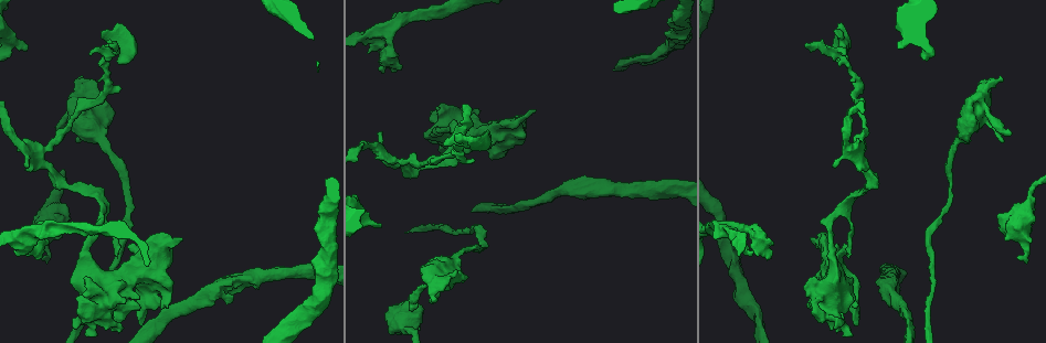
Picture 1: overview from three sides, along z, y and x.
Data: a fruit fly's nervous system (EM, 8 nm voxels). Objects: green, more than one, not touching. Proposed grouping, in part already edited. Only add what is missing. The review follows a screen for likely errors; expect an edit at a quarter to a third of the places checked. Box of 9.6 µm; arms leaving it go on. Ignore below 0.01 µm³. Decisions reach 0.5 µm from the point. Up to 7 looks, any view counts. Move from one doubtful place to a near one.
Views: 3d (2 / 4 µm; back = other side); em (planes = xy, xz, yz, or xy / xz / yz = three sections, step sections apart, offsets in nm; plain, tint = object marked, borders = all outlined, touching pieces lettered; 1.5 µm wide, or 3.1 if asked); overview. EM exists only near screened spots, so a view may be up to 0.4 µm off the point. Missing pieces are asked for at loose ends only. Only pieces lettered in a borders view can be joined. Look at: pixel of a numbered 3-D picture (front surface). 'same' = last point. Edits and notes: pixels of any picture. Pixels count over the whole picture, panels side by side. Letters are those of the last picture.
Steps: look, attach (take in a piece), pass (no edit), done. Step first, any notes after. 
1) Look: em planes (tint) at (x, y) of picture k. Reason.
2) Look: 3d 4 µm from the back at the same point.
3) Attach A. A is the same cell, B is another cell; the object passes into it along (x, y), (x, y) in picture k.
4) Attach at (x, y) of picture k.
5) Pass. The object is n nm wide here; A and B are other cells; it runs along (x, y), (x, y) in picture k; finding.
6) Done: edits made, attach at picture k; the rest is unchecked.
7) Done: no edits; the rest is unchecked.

Look: 3d 2 µm from the back at (378, 227) of picture 1. Branch stops here.

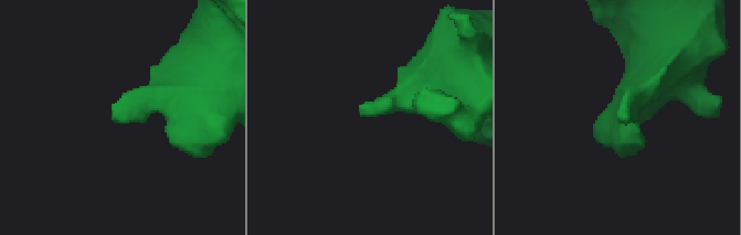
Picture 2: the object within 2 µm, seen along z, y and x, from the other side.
Look: em planes (tint) at (623, 121) of picture 2.

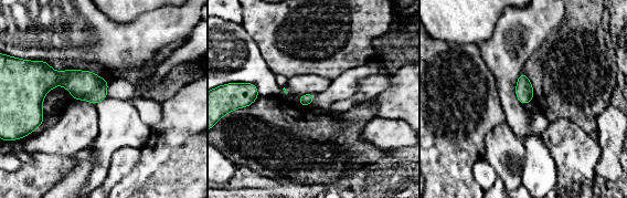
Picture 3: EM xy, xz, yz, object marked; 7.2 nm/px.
Look: em planes (borders) at the same point. What lies round it.

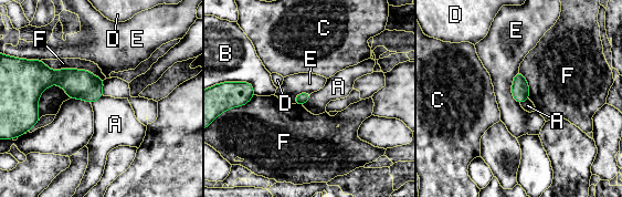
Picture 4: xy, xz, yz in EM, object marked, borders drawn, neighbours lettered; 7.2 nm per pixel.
Pass. A, B, C, D, E and F are other cells; a border runs along (518, 70), (512, 95), (519, 104) in picture 4; none of them fits.

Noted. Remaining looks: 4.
Look: em planes (borders) at (43, 257) of picture 1. Thin end.

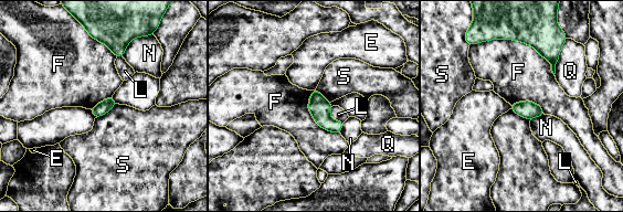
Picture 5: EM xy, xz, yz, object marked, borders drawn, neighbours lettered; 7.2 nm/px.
Pass. E, F, L, N, Q and S are other cells; none of them fits.

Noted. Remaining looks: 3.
Look: 3d 2 µm at (74, 329) of picture 1. An open end.

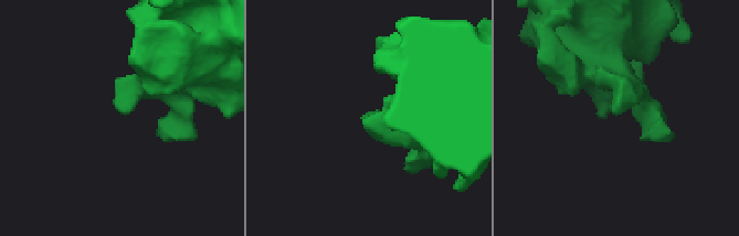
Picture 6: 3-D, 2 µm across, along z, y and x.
Look: em xz step 4 (tint) at (371, 113) of picture 6.

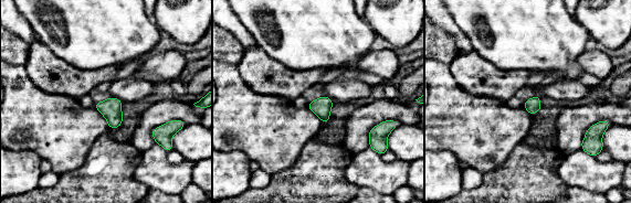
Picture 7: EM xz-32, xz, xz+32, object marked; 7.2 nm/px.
Look: em xy step 8 (borders) at the same point. Another direction.

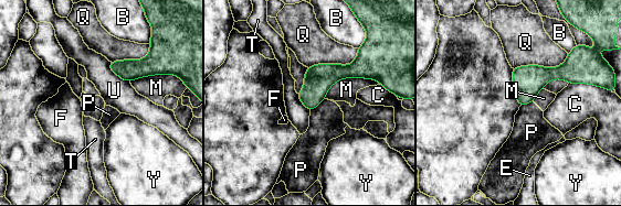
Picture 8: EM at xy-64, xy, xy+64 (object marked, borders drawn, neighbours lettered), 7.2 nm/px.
Pass. B, C, E, F, M, P, Q, T, U and Y are other cells; it runs along (370, 75), (333, 72), (302, 97) in picture 8; none of them fits.

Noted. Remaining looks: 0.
Done: no edits; the rest is unchecked.

